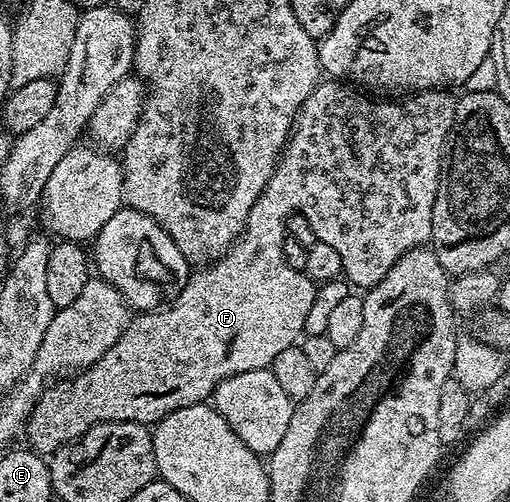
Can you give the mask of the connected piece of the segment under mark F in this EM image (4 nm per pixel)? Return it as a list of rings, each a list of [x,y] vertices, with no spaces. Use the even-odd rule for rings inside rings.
[[[320,81],[315,86],[313,93],[309,93],[309,97],[305,97],[305,103],[301,105],[299,115],[295,118],[294,128],[291,134],[287,136],[286,145],[283,146],[283,154],[279,156],[275,171],[269,177],[261,197],[257,197],[257,201],[247,218],[247,225],[243,234],[234,240],[218,258],[203,265],[208,265],[208,267],[203,267],[200,271],[198,269],[192,270],[190,277],[187,278],[185,289],[181,289],[179,296],[166,309],[156,309],[136,314],[131,322],[127,324],[125,333],[121,333],[119,340],[96,363],[92,363],[82,373],[60,378],[43,388],[43,392],[39,394],[39,400],[33,405],[31,416],[28,417],[25,428],[25,439],[27,435],[28,441],[31,442],[28,444],[34,450],[40,453],[53,453],[61,446],[74,443],[89,428],[98,423],[154,425],[171,411],[208,402],[214,396],[215,386],[237,373],[249,373],[250,371],[262,371],[270,368],[271,362],[277,357],[277,353],[283,352],[287,347],[296,346],[297,337],[303,335],[305,316],[309,314],[309,309],[313,306],[317,284],[306,271],[291,271],[287,267],[285,253],[282,249],[285,238],[285,224],[291,214],[303,214],[305,220],[309,221],[309,224],[313,227],[318,242],[333,245],[333,250],[341,257],[346,282],[355,289],[375,287],[389,273],[389,269],[393,269],[393,265],[397,265],[397,261],[401,261],[401,257],[405,257],[405,253],[409,253],[415,247],[430,244],[431,230],[433,229],[433,201],[437,197],[437,185],[443,172],[443,153],[447,149],[447,135],[451,132],[451,126],[453,125],[455,104],[457,102],[456,96],[447,89],[432,89],[408,94],[406,97],[400,98],[403,99],[400,103],[378,103],[375,99],[378,98],[356,89],[346,81]]]

